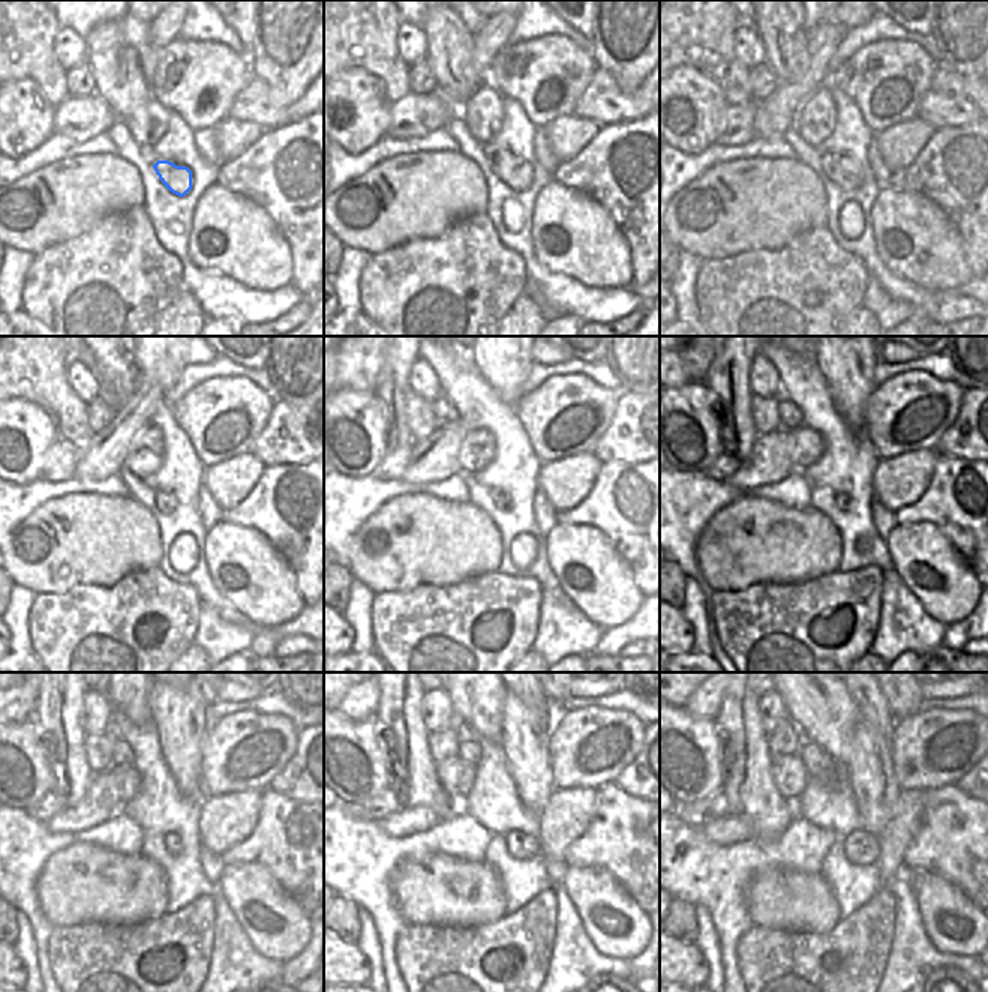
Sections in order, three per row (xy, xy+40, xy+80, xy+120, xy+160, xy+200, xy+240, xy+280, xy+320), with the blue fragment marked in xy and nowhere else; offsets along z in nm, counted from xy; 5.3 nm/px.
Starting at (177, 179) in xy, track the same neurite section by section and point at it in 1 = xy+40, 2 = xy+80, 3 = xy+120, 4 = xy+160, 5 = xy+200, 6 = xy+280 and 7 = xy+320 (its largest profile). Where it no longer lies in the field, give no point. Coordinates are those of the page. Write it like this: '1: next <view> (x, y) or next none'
1: next xy+40 (516, 177)
2: next xy+80 (846, 180)
3: next xy+120 (165, 502)
4: next xy+160 (498, 497)
5: next xy+200 (841, 500)
6: next xy+280 (519, 845)
7: next xy+320 (861, 848)

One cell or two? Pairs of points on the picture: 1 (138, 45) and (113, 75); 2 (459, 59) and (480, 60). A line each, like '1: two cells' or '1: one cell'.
1: two cells
2: two cells

